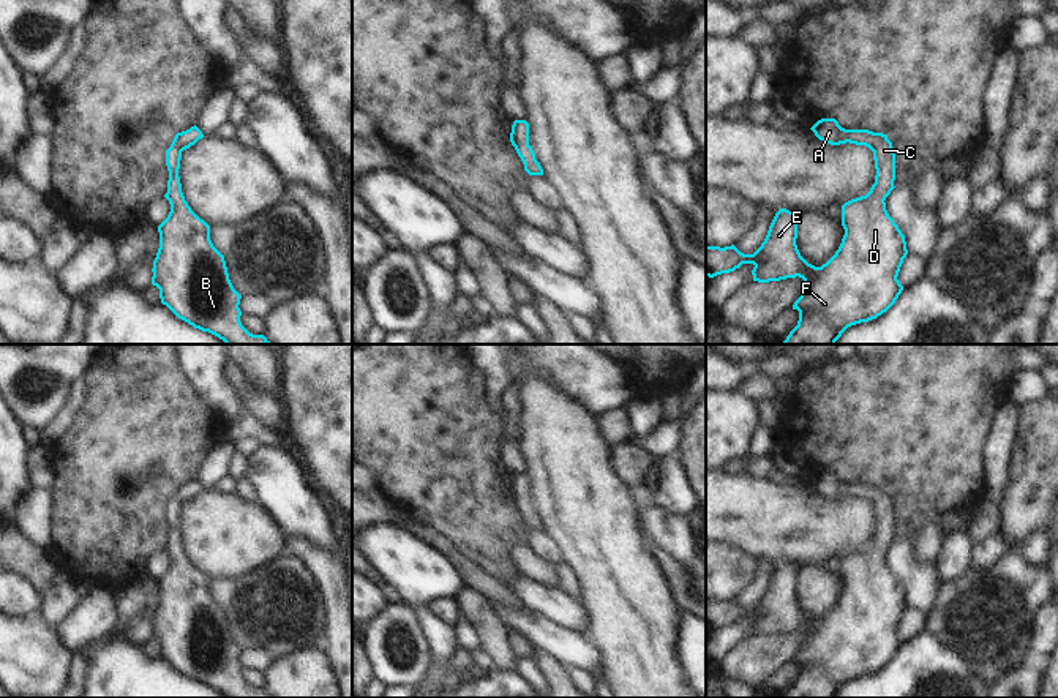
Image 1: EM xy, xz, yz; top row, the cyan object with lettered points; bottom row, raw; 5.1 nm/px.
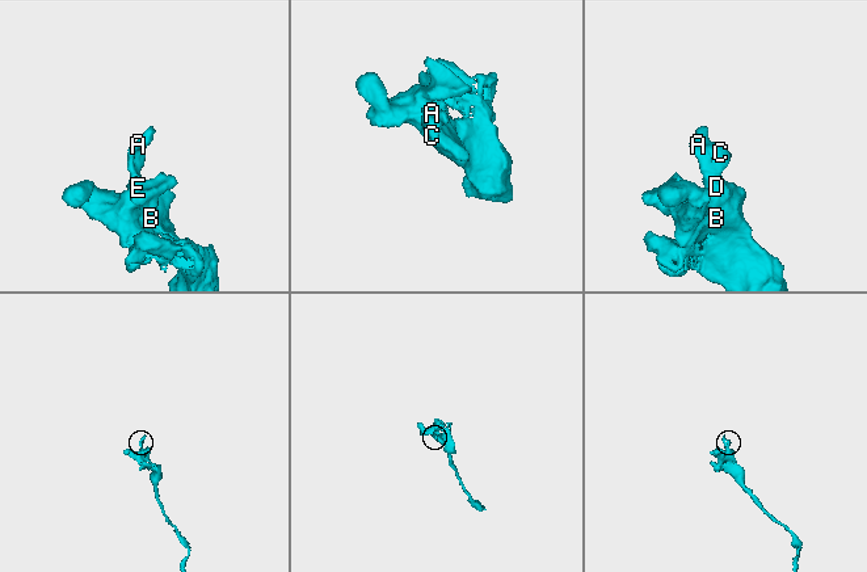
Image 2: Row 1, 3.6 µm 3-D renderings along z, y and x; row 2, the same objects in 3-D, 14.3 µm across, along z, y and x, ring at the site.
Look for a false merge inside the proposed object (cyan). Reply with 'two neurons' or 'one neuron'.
one neuron

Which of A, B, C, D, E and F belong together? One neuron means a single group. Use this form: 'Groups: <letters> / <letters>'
Groups: A B C D E F

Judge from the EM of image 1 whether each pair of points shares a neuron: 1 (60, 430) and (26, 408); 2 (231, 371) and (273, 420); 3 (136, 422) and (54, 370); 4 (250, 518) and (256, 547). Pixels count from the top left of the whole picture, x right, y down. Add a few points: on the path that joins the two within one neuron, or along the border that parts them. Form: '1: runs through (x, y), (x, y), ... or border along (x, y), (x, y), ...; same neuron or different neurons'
1: border along (68, 389), (63, 403), (40, 431); different neurons
2: runs through (240, 384), (262, 408); same neuron
3: border along (95, 360), (82, 375); different neurons
4: runs through (250, 525), (250, 540); same neuron

